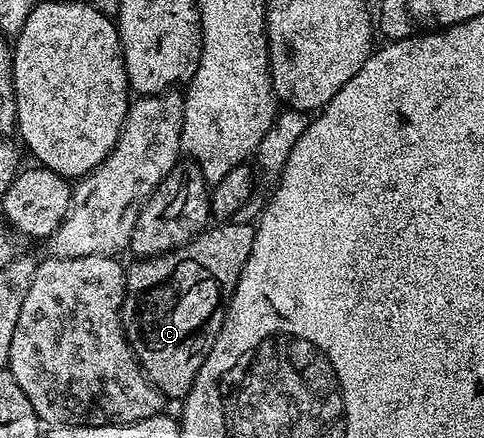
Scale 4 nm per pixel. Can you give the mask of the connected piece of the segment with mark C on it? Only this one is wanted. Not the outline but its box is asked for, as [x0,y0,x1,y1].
[121,221,255,400]

